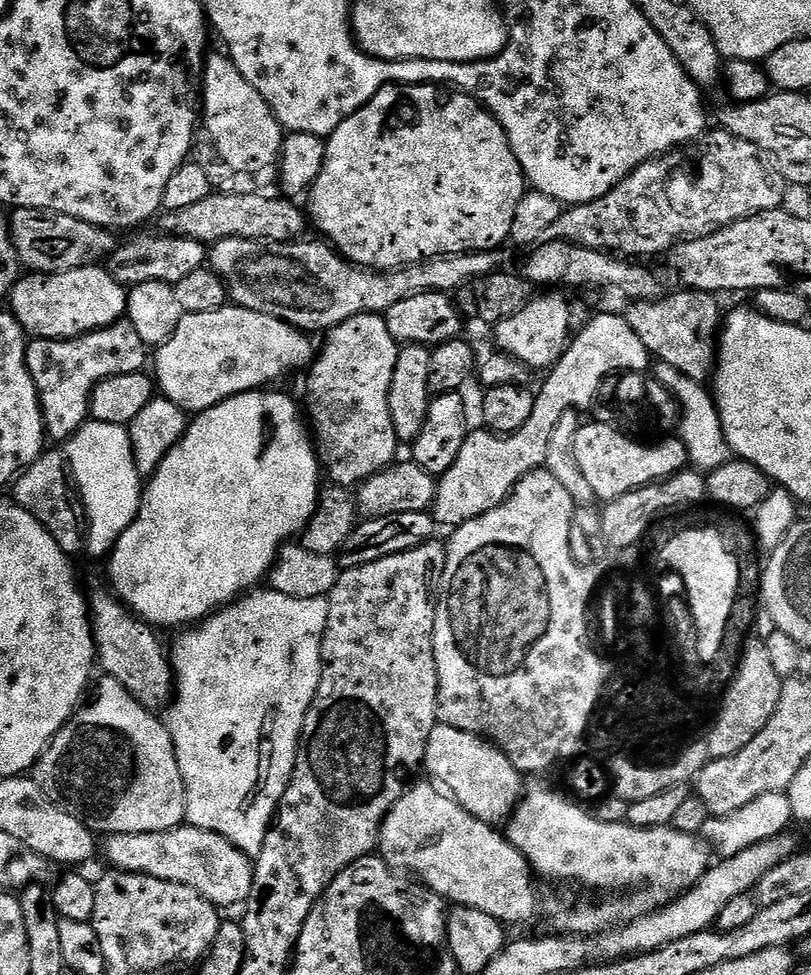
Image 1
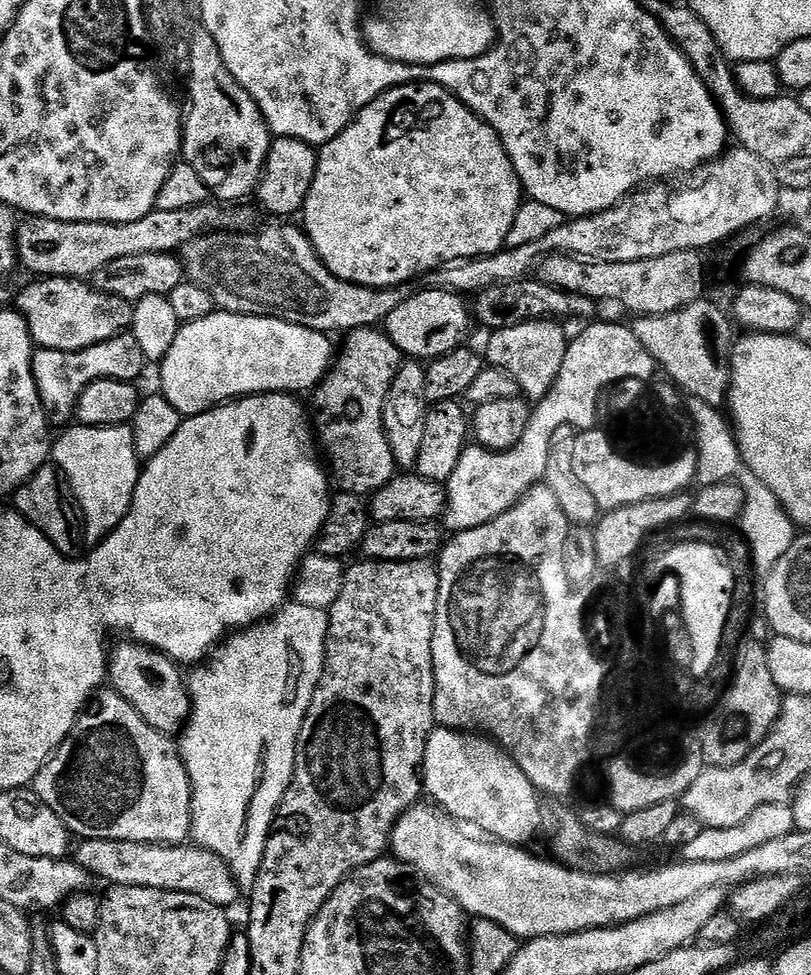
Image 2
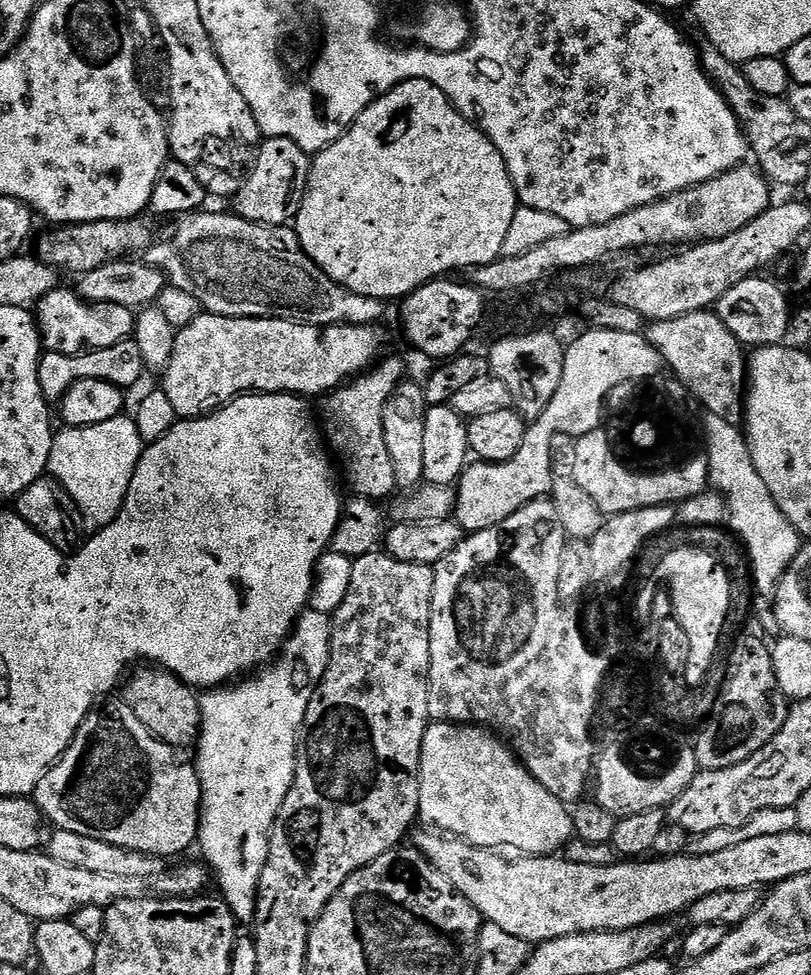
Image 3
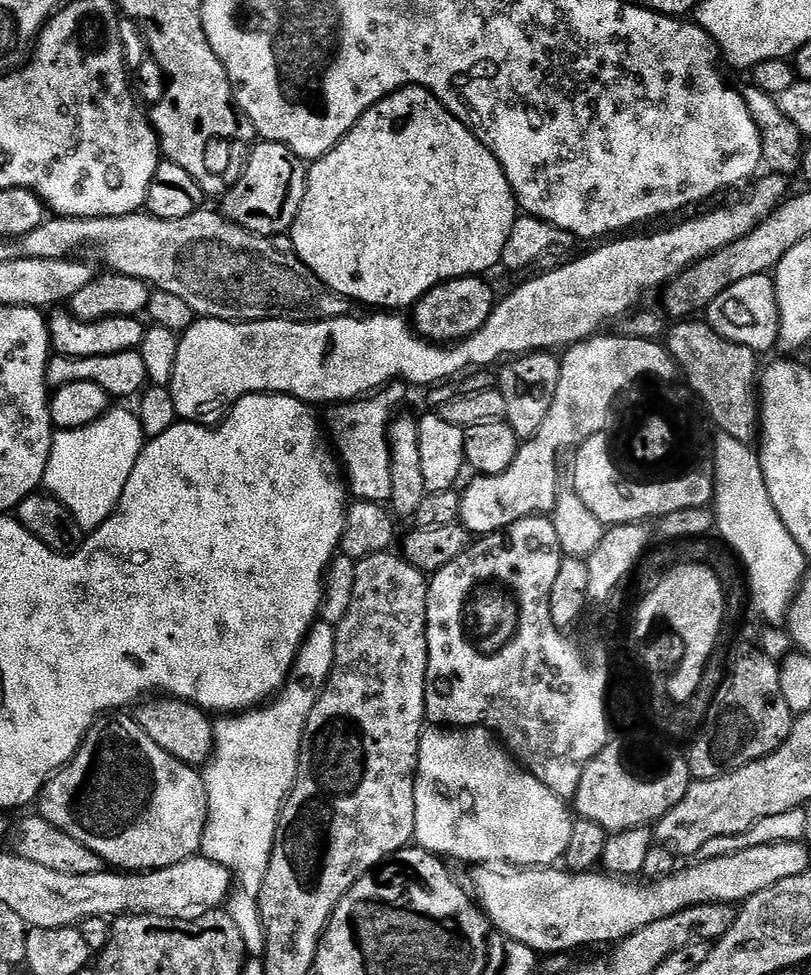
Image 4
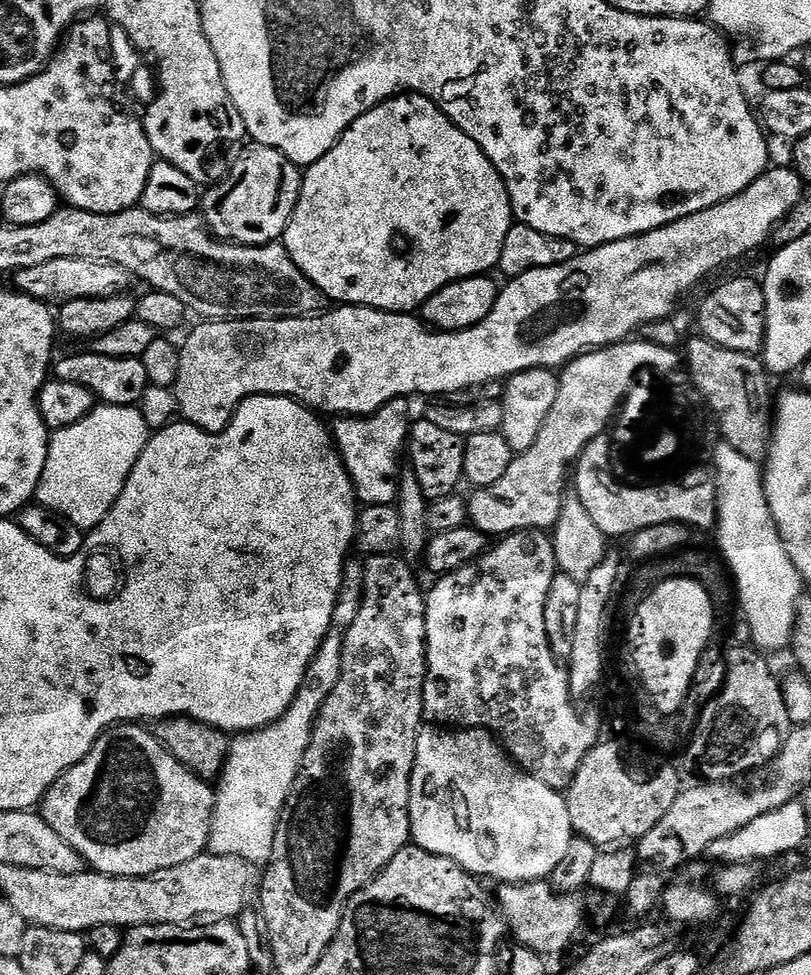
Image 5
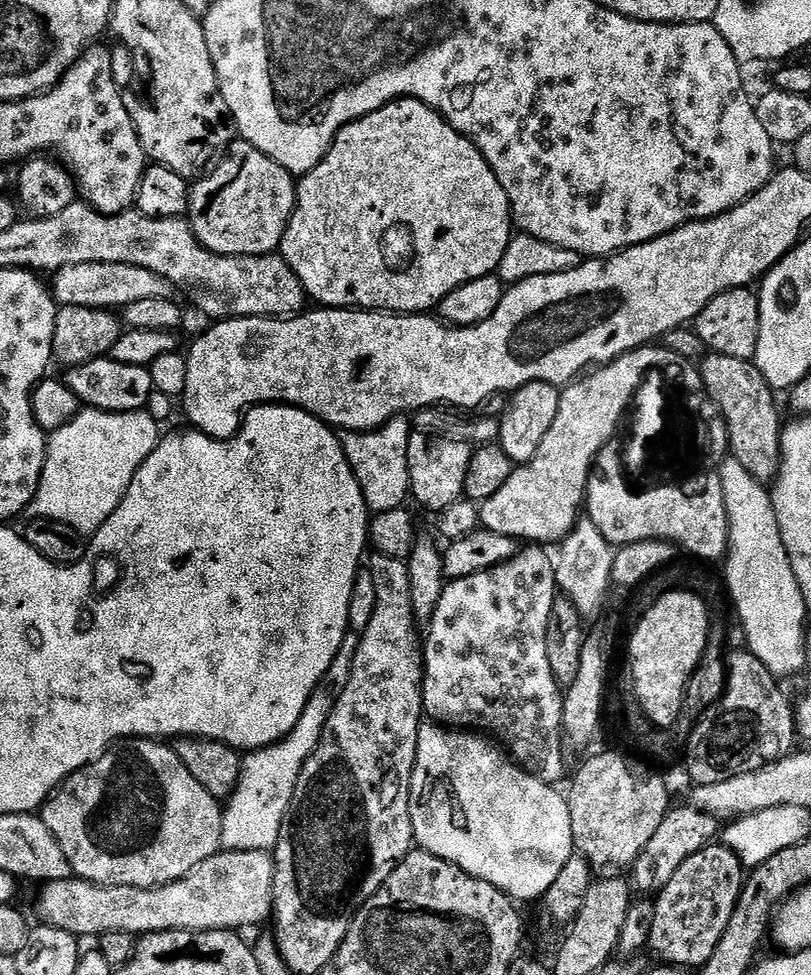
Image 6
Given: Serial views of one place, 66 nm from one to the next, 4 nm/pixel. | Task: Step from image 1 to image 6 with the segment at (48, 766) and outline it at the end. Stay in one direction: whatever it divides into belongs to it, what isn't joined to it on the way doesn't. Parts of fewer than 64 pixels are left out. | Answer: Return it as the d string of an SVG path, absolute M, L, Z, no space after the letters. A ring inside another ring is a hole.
M129 738L121 740L112 745L108 751L104 752L99 758L93 760L92 763L79 768L72 776L69 776L42 805L42 819L45 826L50 830L50 834L54 834L54 838L58 838L58 846L62 846L62 854L66 854L66 858L72 867L72 876L88 880L91 884L101 884L102 886L134 886L135 888L160 888L163 884L169 884L175 880L181 880L186 874L190 874L194 870L194 866L198 866L202 862L206 862L206 858L215 856L221 851L220 839L222 838L222 811L221 801L213 798L210 790L204 789L194 774L190 774L190 770L186 770L186 766L182 766L182 762L178 758L175 747L166 745L156 738Z

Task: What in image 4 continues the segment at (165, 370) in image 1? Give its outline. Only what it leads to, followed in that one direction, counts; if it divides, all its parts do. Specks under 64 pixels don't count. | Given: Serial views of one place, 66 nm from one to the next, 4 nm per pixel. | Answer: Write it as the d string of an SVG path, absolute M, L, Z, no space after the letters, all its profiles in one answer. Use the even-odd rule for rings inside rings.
M767 174L767 175L768 176L761 175L759 177L759 179L757 179L755 181L755 183L753 183L751 185L751 187L753 186L752 193L750 193L749 196L745 198L745 200L738 201L737 204L728 204L728 205L725 206L725 208L716 208L716 209L713 210L713 212L706 213L705 216L696 216L696 217L693 218L693 220L688 220L688 221L685 222L685 224L678 225L677 228L668 228L668 229L666 229L665 232L652 232L652 233L649 234L649 236L632 236L632 235L636 235L636 234L628 234L628 235L625 235L623 238L612 238L612 239L609 239L607 242L604 242L604 243L608 243L609 242L609 244L601 243L599 246L596 246L596 247L600 247L601 246L601 248L594 249L593 252L589 254L589 256L580 256L580 257L577 258L577 260L572 260L572 261L569 262L569 264L562 265L561 268L552 268L552 269L549 270L549 272L544 272L544 273L541 274L541 276L536 276L536 277L533 278L533 280L528 280L528 281L525 282L525 284L518 285L517 288L514 289L513 292L510 293L509 296L505 298L505 300L504 300L504 297L503 297L502 303L499 305L498 310L494 310L490 314L490 318L486 318L486 322L482 326L482 330L478 330L472 336L467 336L467 338L465 340L459 341L459 342L457 342L455 344L449 344L449 345L445 346L445 345L442 345L442 344L434 344L434 343L431 343L431 342L421 338L414 331L413 325L411 323L409 323L409 321L407 319L405 319L405 317L404 317L404 320L405 320L404 321L403 318L400 317L400 316L403 316L403 315L400 315L400 314L368 314L368 315L372 315L372 316L355 316L355 314L349 314L349 315L346 315L346 316L339 316L338 318L334 318L333 320L311 320L310 322L306 322L305 324L299 324L298 322L294 322L293 320L246 320L246 321L243 321L243 322L237 322L235 320L209 320L207 318L198 318L179 337L180 345L178 346L178 358L174 358L174 378L172 379L172 383L170 385L170 391L171 391L172 397L174 398L174 410L176 411L177 417L179 417L179 419L181 421L184 421L184 422L200 422L200 421L203 421L205 419L203 416L212 416L212 415L215 414L215 412L220 412L220 411L221 411L220 413L223 413L225 411L225 409L227 409L229 406L238 403L238 401L241 400L241 398L243 396L246 396L246 395L249 395L249 394L283 394L285 396L295 396L296 399L304 401L304 403L309 405L309 406L317 406L316 404L324 404L323 406L335 406L335 405L337 405L337 404L339 404L341 402L351 402L353 400L359 400L359 399L361 399L363 397L373 395L373 394L379 392L381 388L383 388L383 387L385 387L385 386L387 386L387 385L389 385L389 384L391 384L393 382L396 382L396 381L403 382L403 383L405 383L405 384L407 384L409 386L415 386L415 384L428 384L427 386L443 385L445 382L448 382L448 381L452 380L452 379L450 379L451 376L456 376L456 375L459 374L459 372L466 371L467 368L472 368L471 370L488 370L488 369L491 369L494 366L494 365L491 365L491 364L496 364L497 363L496 365L499 365L501 362L507 361L509 358L515 358L515 357L518 357L518 356L525 356L525 354L527 352L552 352L553 350L567 350L567 349L571 348L573 344L581 344L581 342L583 342L584 340L589 340L590 337L592 337L594 335L597 335L597 333L599 333L601 331L601 329L603 329L603 328L600 328L600 327L602 327L603 324L607 322L607 320L609 320L609 322L615 322L615 321L619 320L620 317L627 316L629 312L633 311L633 309L635 309L637 307L637 305L639 305L639 304L636 304L636 303L638 303L639 300L642 299L643 296L647 294L647 292L652 292L652 291L655 290L655 288L657 288L657 290L663 289L665 287L665 285L667 285L669 280L675 280L676 277L682 275L682 273L690 265L697 264L699 262L699 260L706 259L706 257L708 257L708 256L712 255L712 253L718 251L719 248L725 248L726 246L730 246L730 242L734 242L738 238L742 238L746 234L750 234L750 230L754 230L755 228L757 228L760 225L760 223L762 223L763 220L765 220L765 218L767 218L770 215L770 213L773 212L774 209L779 204L781 204L781 202L784 201L784 199L789 195L789 192L790 192L790 189L788 189L787 182L784 181L784 180L787 180L787 179L785 179L785 177L783 175L780 175L780 174Z

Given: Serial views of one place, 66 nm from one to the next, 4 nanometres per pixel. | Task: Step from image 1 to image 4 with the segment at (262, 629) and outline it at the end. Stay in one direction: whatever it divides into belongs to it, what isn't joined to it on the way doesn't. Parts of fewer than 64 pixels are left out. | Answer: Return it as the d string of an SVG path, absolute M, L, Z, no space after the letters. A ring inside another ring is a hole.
M323 622L313 624L304 645L296 655L288 680L271 702L239 714L225 715L215 721L216 748L212 751L212 759L202 772L208 795L208 821L200 843L200 852L206 858L218 862L218 866L226 866L232 871L234 883L232 894L226 901L226 911L230 918L234 918L234 926L238 926L242 934L245 953L252 958L263 957L268 949L260 909L262 882L266 882L266 870L270 866L272 848L276 844L276 827L280 824L280 813L284 811L284 802L296 784L296 771L300 765L300 747L304 741L306 722L310 718L310 710L314 710L321 692L328 685L334 666L335 649L335 627Z

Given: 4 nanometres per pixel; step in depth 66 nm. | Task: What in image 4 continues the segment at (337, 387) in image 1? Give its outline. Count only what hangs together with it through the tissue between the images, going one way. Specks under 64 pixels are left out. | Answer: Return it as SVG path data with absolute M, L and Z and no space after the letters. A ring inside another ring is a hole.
M393 382L373 395L351 402L341 402L327 409L326 432L342 461L347 487L356 500L369 500L375 504L390 501L388 426L401 411L400 403L407 392L410 392L409 385Z

